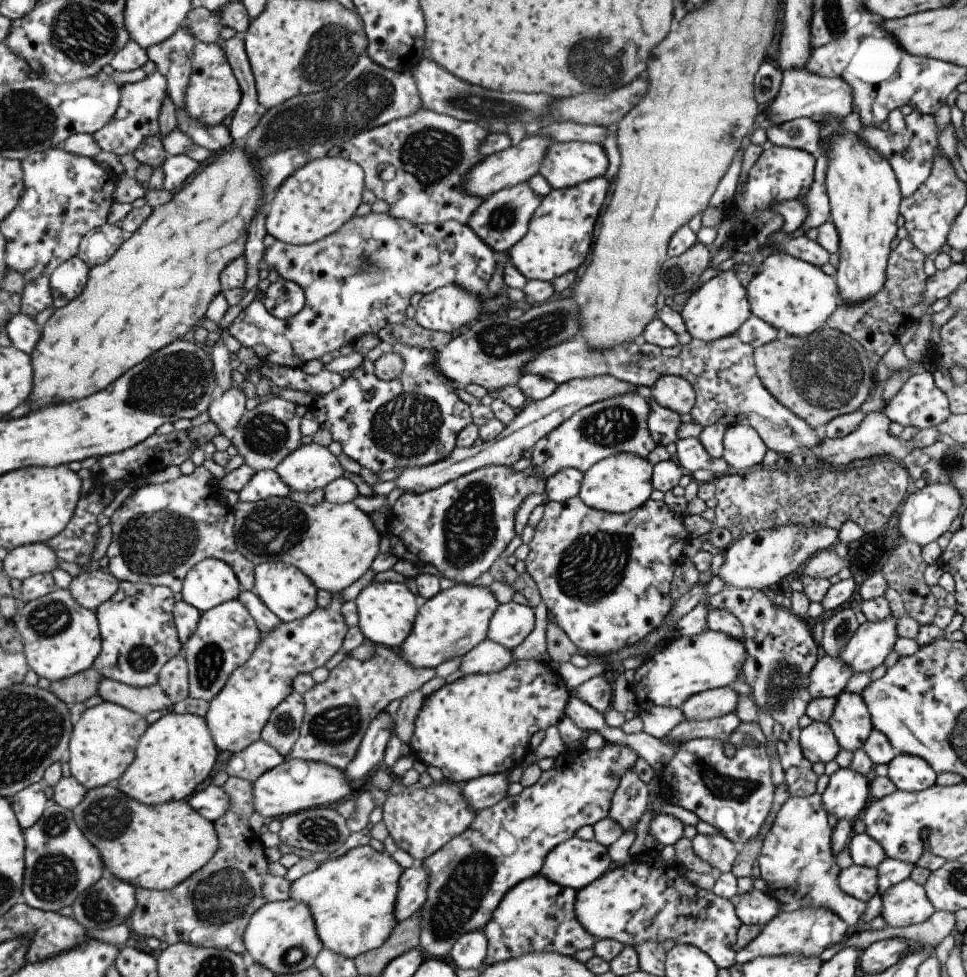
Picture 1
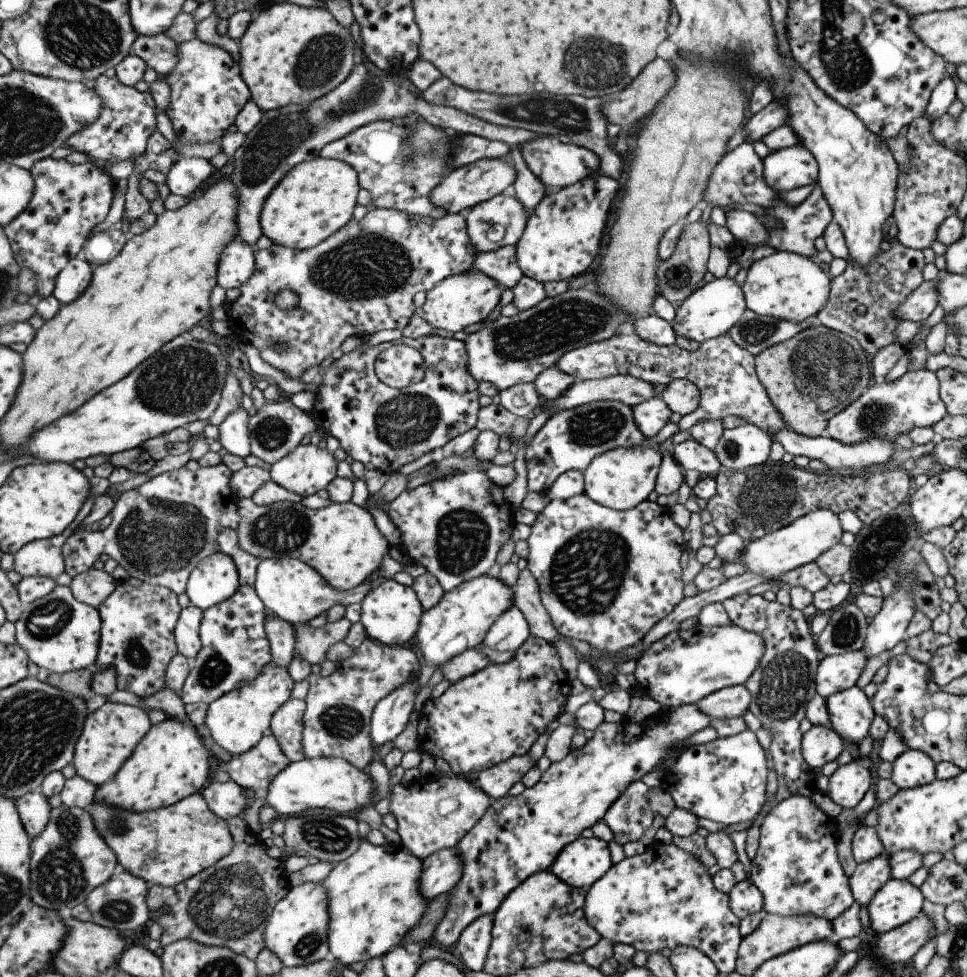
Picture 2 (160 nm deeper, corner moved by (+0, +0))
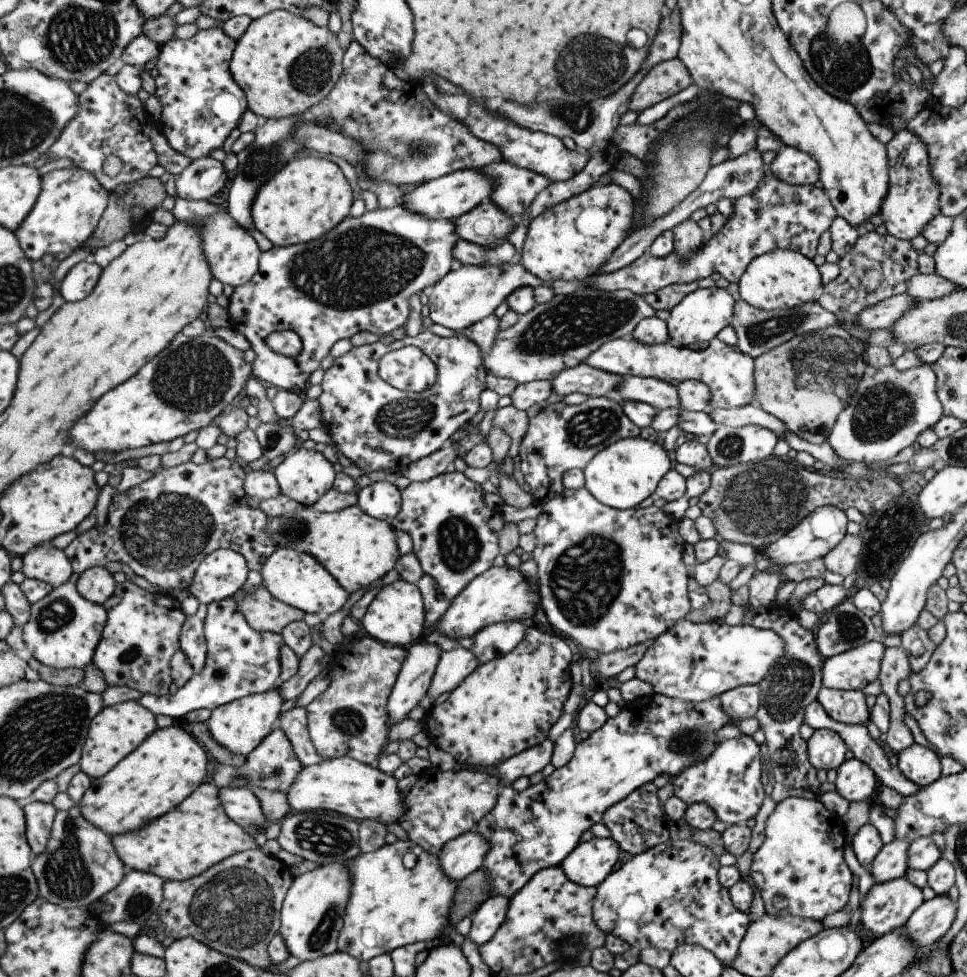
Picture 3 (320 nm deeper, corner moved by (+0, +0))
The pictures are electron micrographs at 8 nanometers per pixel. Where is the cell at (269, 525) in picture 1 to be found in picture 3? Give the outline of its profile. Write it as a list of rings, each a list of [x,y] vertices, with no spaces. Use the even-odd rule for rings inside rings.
[[[358,504],[332,513],[322,513],[312,507],[302,506],[292,515],[269,518],[268,535],[277,542],[278,548],[291,547],[315,556],[343,585],[343,588],[346,588],[347,592],[351,594],[361,590],[361,588],[369,589],[373,582],[380,581],[385,574],[389,574],[397,566],[397,562],[399,562],[402,555],[394,525],[390,521],[372,517]]]

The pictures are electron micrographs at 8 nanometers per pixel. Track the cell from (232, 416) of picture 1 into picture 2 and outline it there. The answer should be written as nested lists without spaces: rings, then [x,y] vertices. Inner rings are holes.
[[[243,407],[222,422],[219,433],[218,440],[229,453],[243,458],[252,454],[250,417]]]

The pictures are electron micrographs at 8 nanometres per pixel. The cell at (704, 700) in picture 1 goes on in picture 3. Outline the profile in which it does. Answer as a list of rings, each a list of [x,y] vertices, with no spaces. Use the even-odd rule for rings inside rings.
[[[741,685],[718,695],[724,713],[730,720],[742,721],[755,717],[759,706],[760,688],[757,685]]]

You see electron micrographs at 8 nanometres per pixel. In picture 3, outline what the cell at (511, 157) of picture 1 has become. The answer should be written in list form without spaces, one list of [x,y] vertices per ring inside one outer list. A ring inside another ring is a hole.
[[[479,169],[458,170],[454,173],[442,176],[417,185],[409,194],[405,194],[403,207],[411,212],[419,213],[435,219],[455,220],[465,215],[478,206],[483,200],[488,200],[493,194],[493,184],[489,177],[482,176]]]

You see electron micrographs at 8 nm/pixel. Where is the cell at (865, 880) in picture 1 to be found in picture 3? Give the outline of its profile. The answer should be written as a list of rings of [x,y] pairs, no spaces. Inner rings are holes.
[[[895,837],[879,849],[875,858],[870,862],[871,869],[867,868],[874,878],[874,883],[904,876],[908,868],[906,860],[909,845],[909,841]]]

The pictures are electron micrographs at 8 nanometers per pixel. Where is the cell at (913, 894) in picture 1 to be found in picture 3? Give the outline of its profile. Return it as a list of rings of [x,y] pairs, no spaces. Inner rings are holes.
[[[904,876],[885,882],[874,883],[858,907],[861,909],[859,922],[875,937],[886,935],[900,926],[904,926],[911,913],[923,902],[922,889],[911,884]]]

